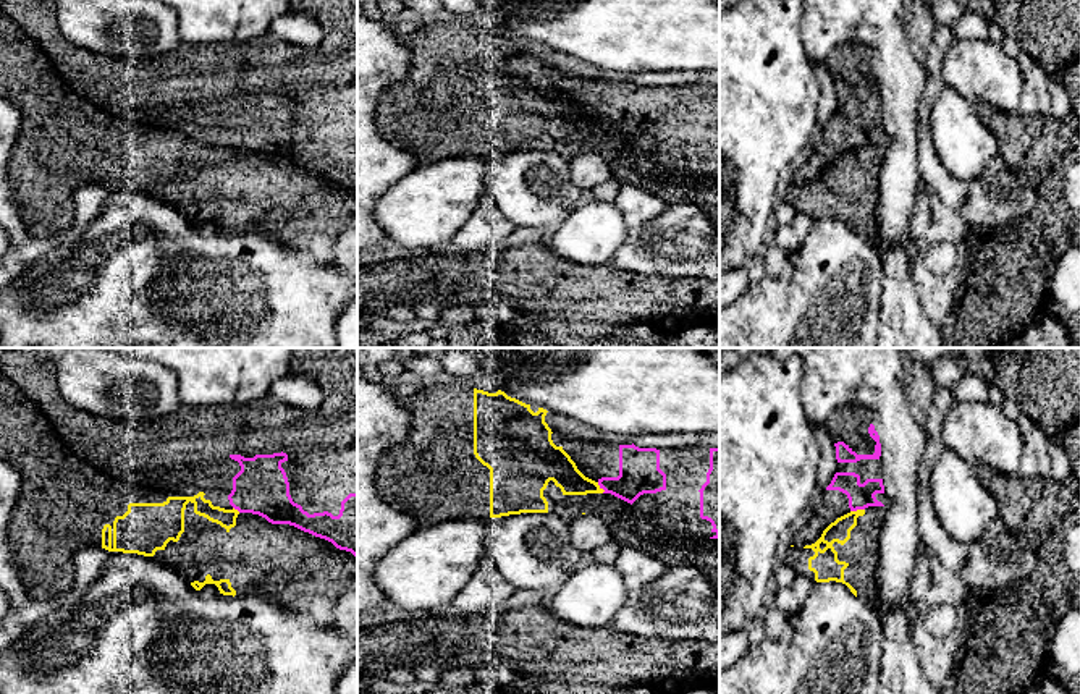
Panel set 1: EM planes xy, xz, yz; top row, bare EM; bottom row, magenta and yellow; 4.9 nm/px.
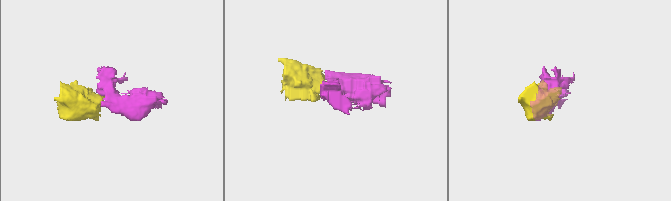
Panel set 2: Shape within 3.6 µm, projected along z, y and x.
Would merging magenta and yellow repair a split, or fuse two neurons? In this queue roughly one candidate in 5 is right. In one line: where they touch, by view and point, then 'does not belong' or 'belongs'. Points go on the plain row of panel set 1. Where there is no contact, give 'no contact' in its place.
yz (857, 146) | does not belong

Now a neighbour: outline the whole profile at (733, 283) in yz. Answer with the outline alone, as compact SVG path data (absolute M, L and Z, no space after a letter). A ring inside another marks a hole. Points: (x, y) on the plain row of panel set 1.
M747 267L731 269L719 273L719 311L731 306L749 290Z

